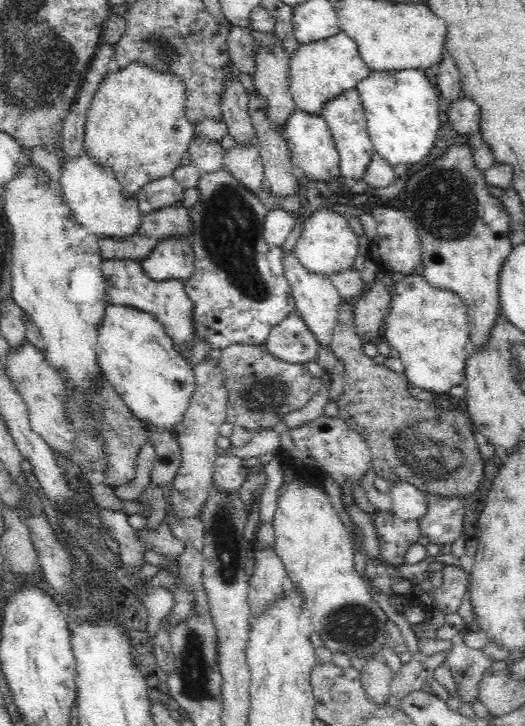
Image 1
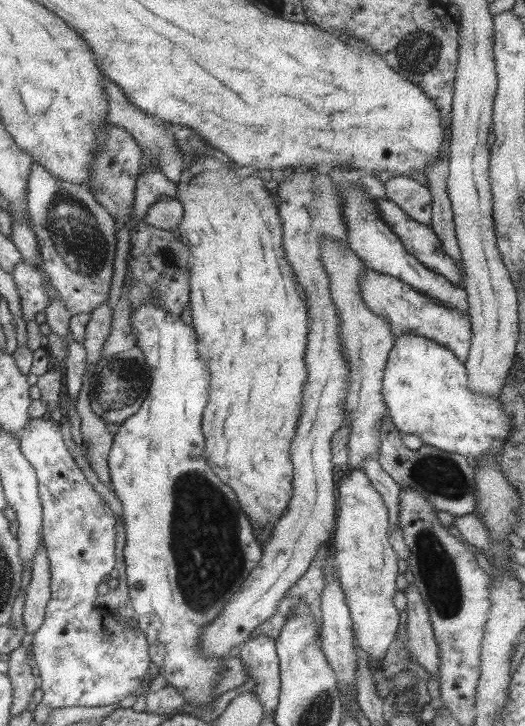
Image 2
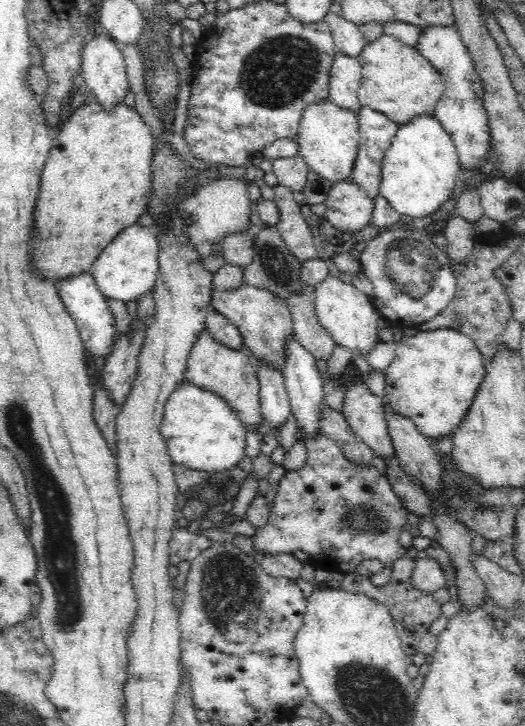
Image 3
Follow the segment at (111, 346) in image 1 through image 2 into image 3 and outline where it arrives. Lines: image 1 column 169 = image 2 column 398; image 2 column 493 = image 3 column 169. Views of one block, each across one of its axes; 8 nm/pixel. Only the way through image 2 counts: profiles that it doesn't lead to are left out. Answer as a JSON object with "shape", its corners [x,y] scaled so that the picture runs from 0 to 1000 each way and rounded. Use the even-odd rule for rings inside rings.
{"shape":[[[358,525],[326,541],[307,584],[309,603],[330,639],[402,652],[434,650],[453,643],[469,628],[470,594],[421,545]]]}

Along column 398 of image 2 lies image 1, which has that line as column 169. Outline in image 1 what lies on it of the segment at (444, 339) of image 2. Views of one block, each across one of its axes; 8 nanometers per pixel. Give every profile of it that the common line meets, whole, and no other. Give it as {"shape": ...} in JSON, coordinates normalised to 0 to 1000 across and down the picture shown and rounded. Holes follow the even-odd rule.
{"shape":[[[202,357],[194,361],[192,375],[200,382],[202,413],[206,419],[240,420],[270,430],[291,433],[314,452],[333,475],[373,470],[370,459],[370,417],[352,401],[350,387],[293,387],[269,369],[261,358]]]}

